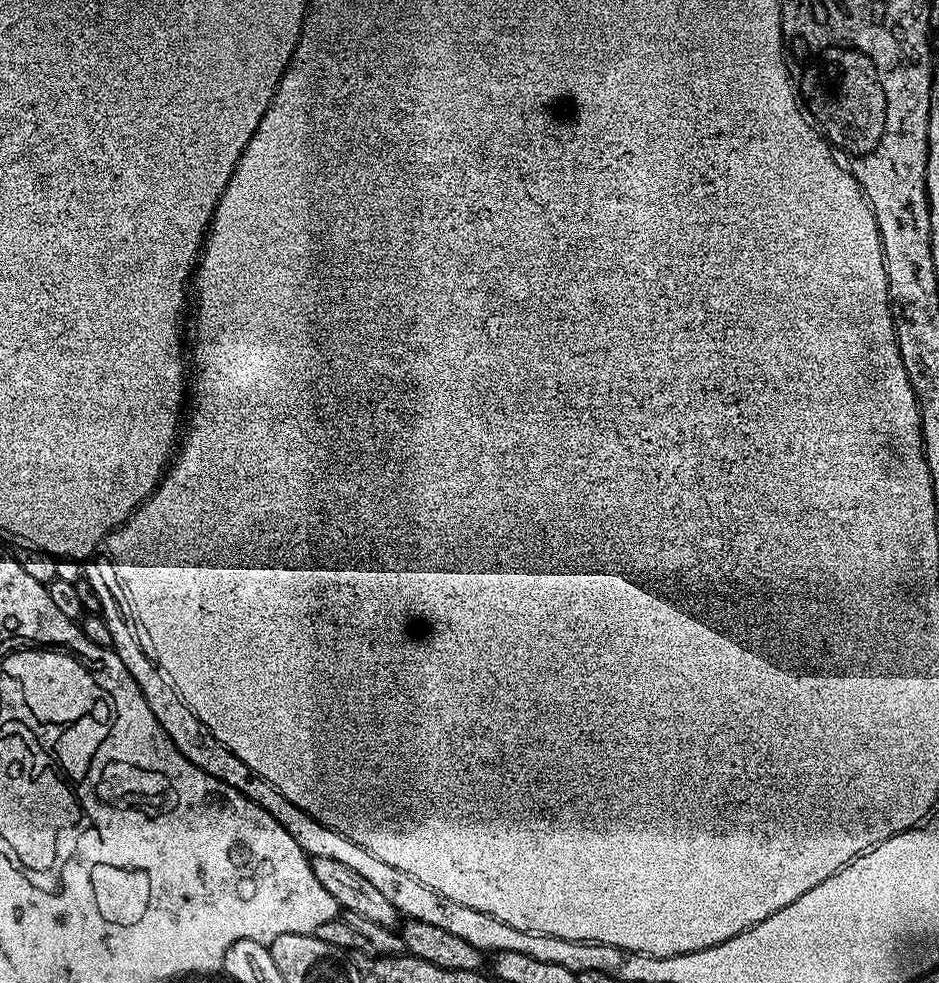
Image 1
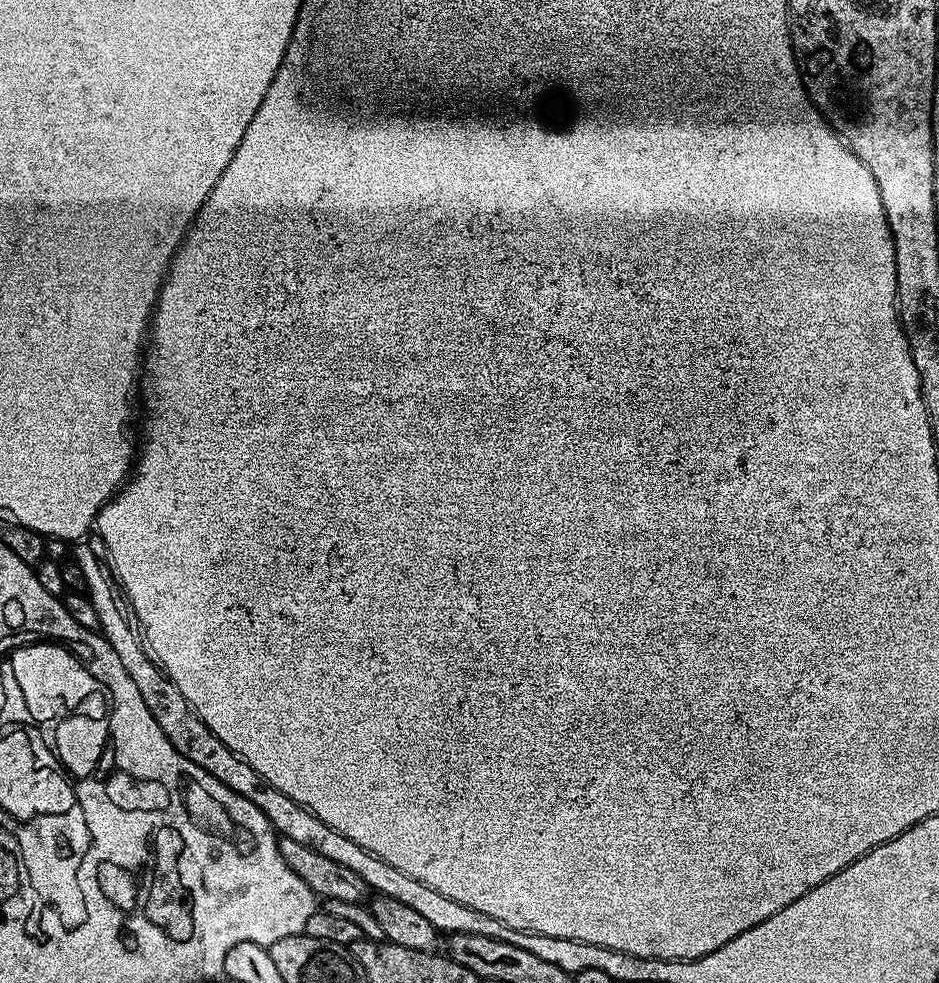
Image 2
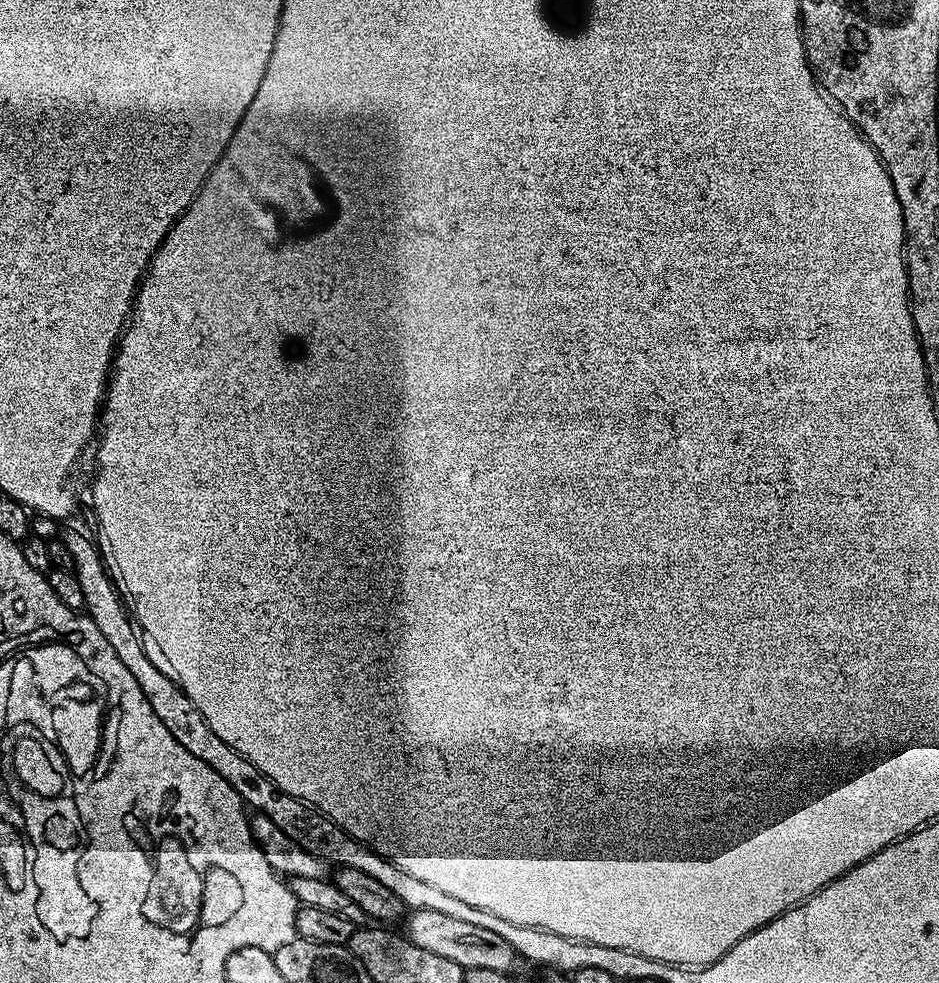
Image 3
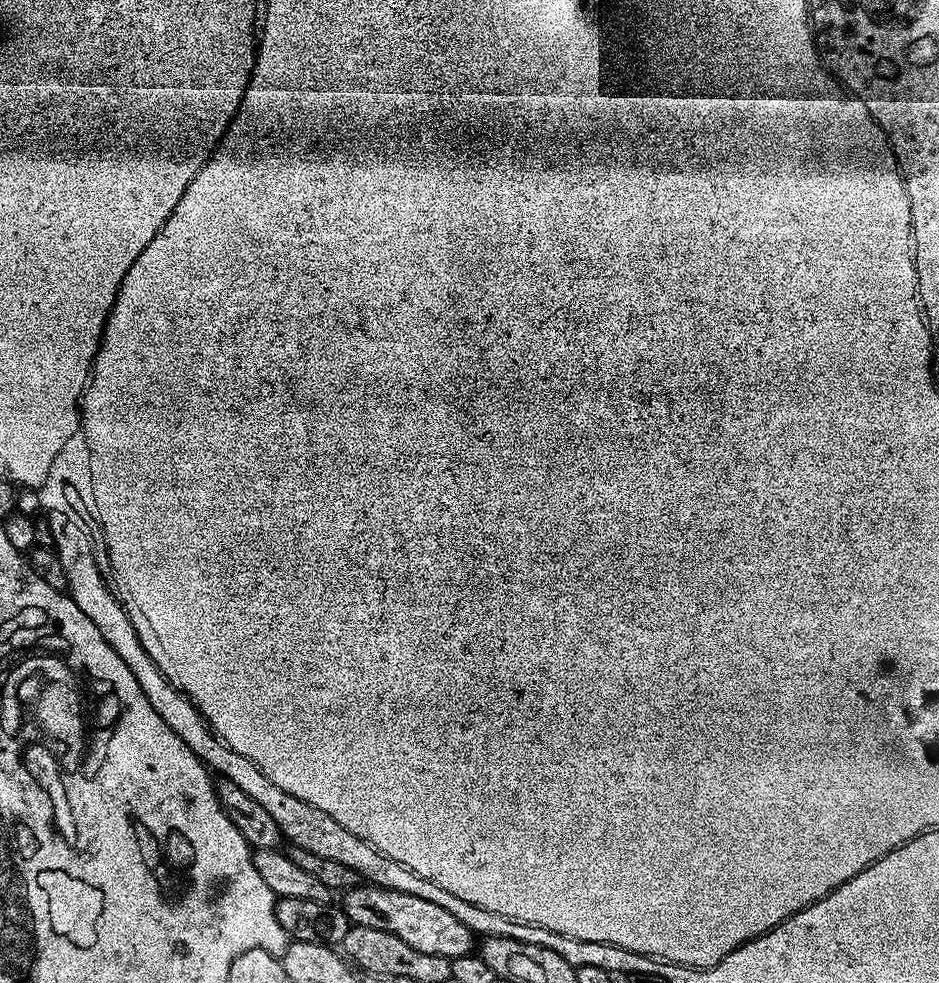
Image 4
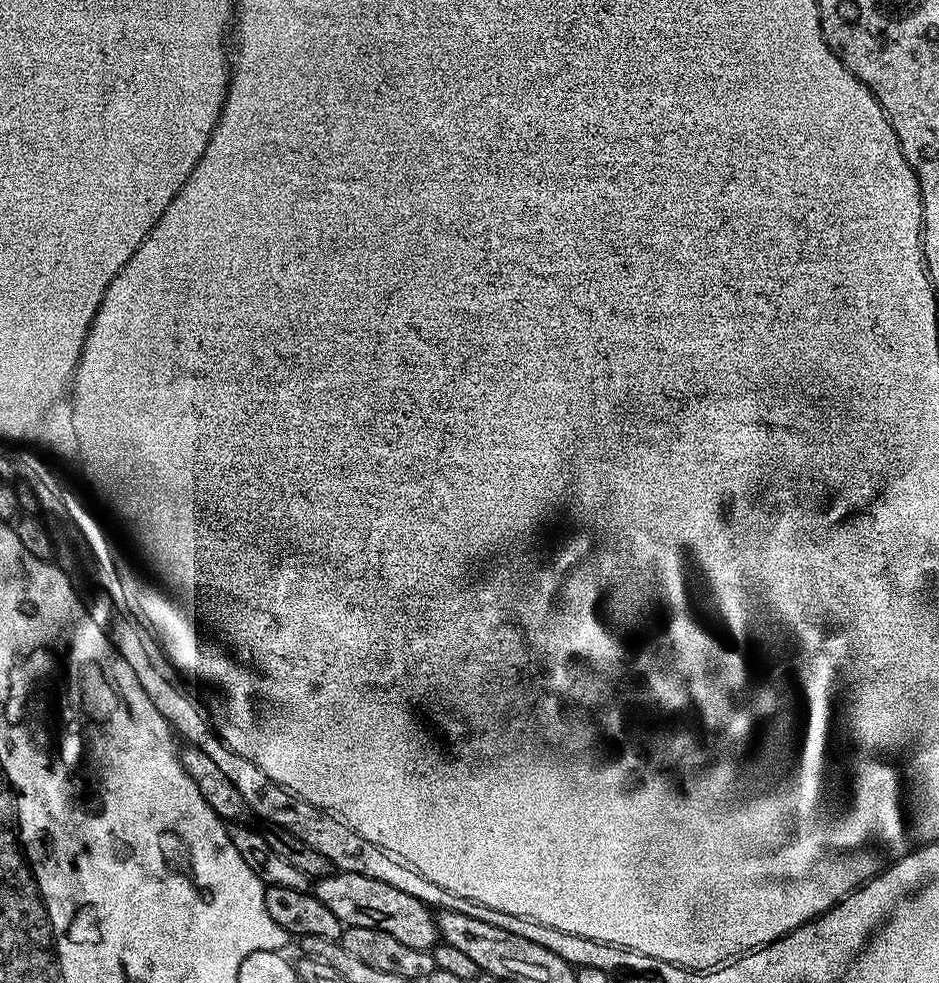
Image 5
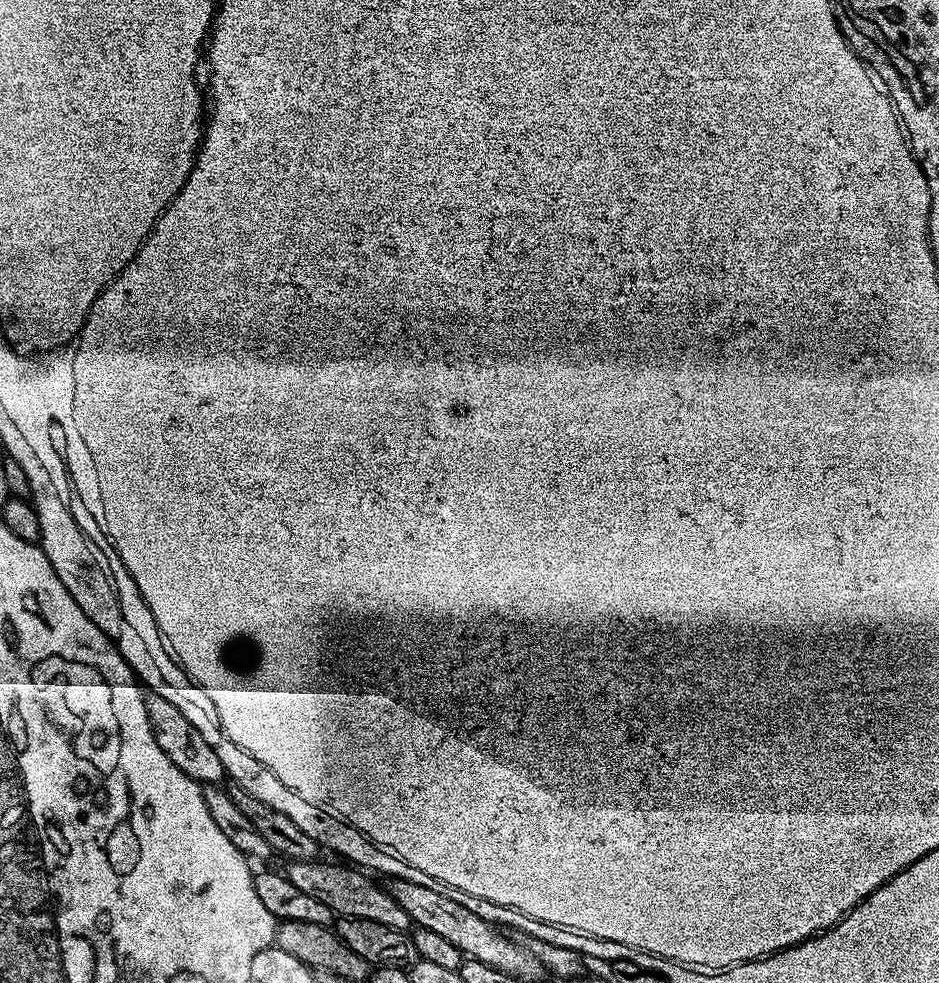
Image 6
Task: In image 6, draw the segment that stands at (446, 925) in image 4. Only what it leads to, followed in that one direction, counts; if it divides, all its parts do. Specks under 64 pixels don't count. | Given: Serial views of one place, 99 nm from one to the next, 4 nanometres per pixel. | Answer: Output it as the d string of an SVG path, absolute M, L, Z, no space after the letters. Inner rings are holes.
M331 859L323 860L293 860L287 865L286 875L298 890L310 894L310 898L330 906L330 910L337 917L366 918L370 922L378 922L382 926L390 926L390 930L408 932L413 927L406 911L388 893L387 887L375 884L371 875L365 874L355 866L344 862L333 862ZM329 860L329 861L328 861ZM336 863L336 864L331 864ZM372 879L372 880L371 880Z

